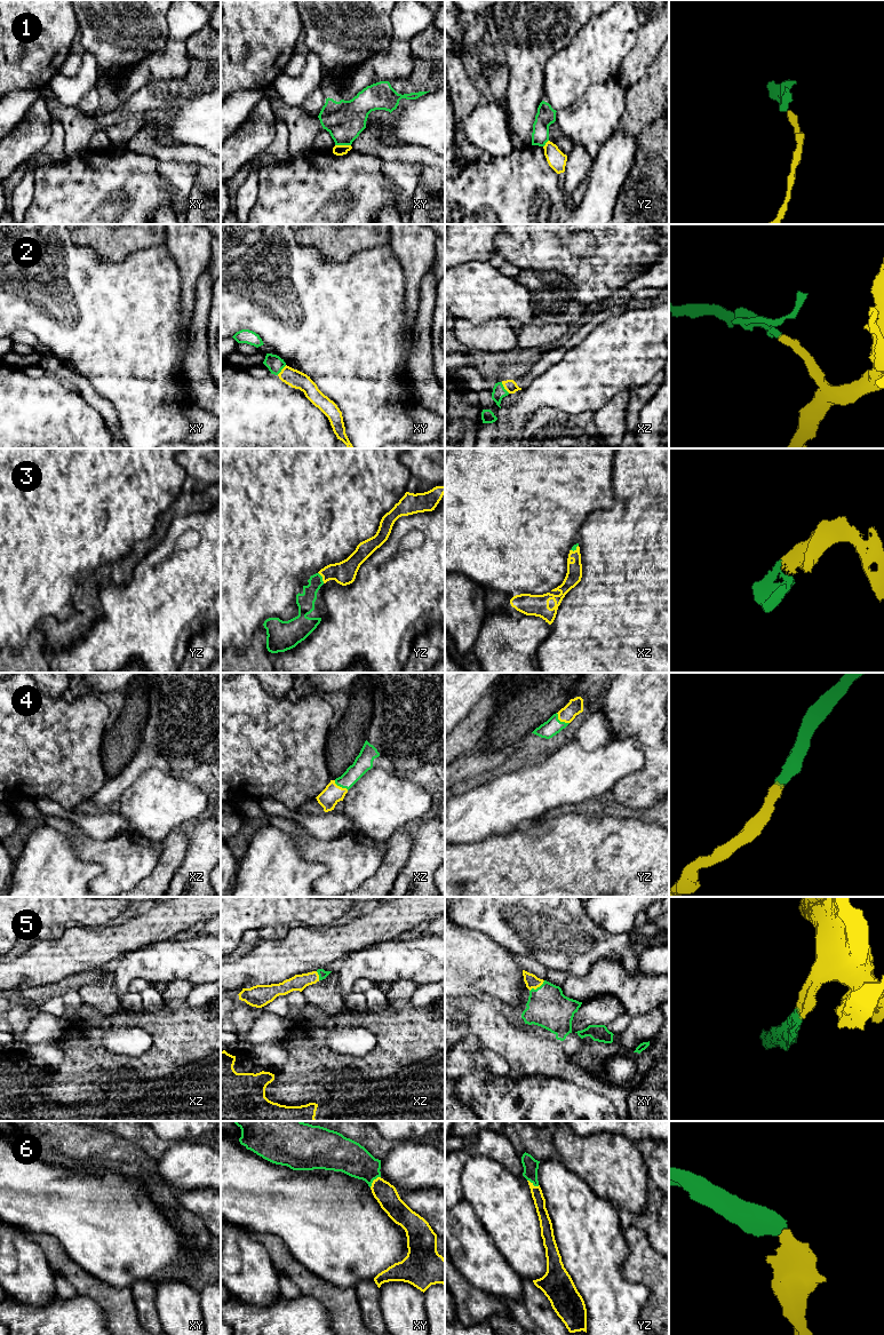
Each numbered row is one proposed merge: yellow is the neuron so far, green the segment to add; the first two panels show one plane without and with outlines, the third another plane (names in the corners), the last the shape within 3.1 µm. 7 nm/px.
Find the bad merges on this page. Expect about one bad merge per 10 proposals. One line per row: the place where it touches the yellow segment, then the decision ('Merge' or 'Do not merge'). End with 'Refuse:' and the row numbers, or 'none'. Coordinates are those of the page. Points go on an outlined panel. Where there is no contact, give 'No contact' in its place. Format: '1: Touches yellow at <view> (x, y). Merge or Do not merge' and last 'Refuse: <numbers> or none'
1: Touches yellow at xy (343, 145). Do not merge
2: Touches yellow at xz (504, 388). Merge
3: Touches yellow at yz (323, 578). Merge
4: Touches yellow at yz (560, 721). Merge
5: Touches yellow at xy (536, 987). Merge
6: Touches yellow at xy (373, 1181). Merge
Refuse: 1

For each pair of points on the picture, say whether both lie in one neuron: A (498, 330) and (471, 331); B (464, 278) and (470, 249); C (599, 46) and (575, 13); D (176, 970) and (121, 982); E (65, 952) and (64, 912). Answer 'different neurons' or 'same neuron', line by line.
A: same neuron
B: different neurons
C: different neurons
D: same neuron
E: different neurons

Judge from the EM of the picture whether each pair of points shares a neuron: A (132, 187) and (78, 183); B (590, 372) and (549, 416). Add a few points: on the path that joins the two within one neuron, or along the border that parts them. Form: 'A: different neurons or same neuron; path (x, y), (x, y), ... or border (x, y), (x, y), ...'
A: same neuron; path (118, 187), (92, 187)
B: different neurons; border (582, 413), (541, 407), (531, 418)

